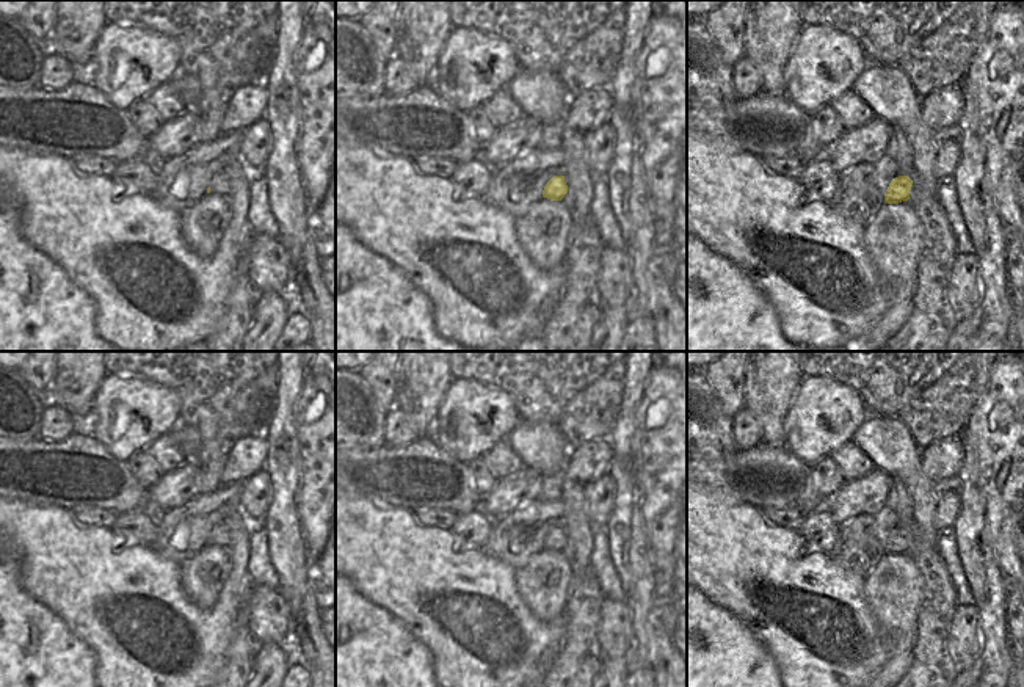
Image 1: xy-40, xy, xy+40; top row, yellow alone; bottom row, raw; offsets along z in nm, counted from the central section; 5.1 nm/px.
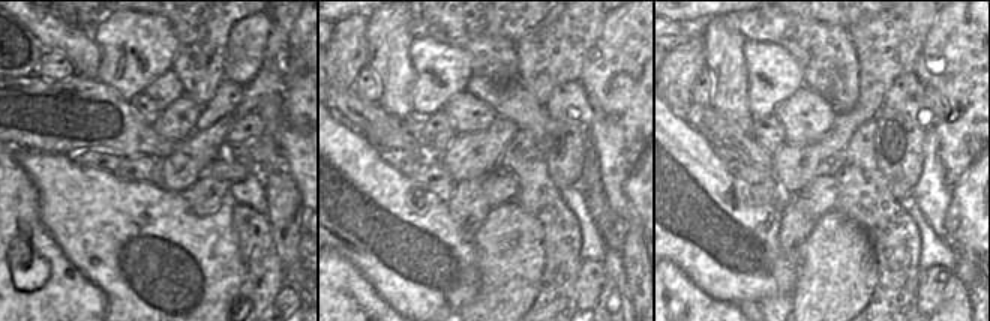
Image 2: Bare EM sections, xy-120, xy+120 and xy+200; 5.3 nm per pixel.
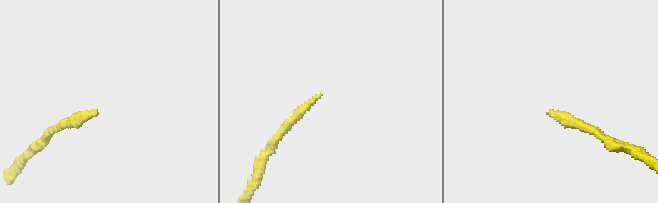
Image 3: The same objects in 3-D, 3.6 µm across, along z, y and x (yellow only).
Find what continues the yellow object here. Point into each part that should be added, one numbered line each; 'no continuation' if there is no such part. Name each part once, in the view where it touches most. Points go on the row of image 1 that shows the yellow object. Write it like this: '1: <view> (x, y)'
1: xy-40 (220, 184)

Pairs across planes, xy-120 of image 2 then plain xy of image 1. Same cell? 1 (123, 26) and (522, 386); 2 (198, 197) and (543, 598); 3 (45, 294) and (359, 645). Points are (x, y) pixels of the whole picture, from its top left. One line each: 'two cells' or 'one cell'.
1: two cells
2: one cell
3: one cell

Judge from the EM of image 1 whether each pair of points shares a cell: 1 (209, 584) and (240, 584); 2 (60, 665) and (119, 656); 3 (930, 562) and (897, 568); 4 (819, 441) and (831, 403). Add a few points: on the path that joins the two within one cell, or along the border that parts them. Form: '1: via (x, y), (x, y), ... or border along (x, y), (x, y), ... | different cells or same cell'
1: border along (229, 549), (223, 587), (210, 607), (199, 609) | different cells
2: border along (72, 632), (93, 651), (96, 657), (94, 670) | different cells
3: border along (905, 552), (921, 576), (921, 601) | different cells
4: via (816, 432), (816, 418), (822, 411) | same cell

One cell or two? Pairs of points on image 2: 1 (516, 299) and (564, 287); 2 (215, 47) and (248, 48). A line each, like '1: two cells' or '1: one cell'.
1: two cells
2: two cells

